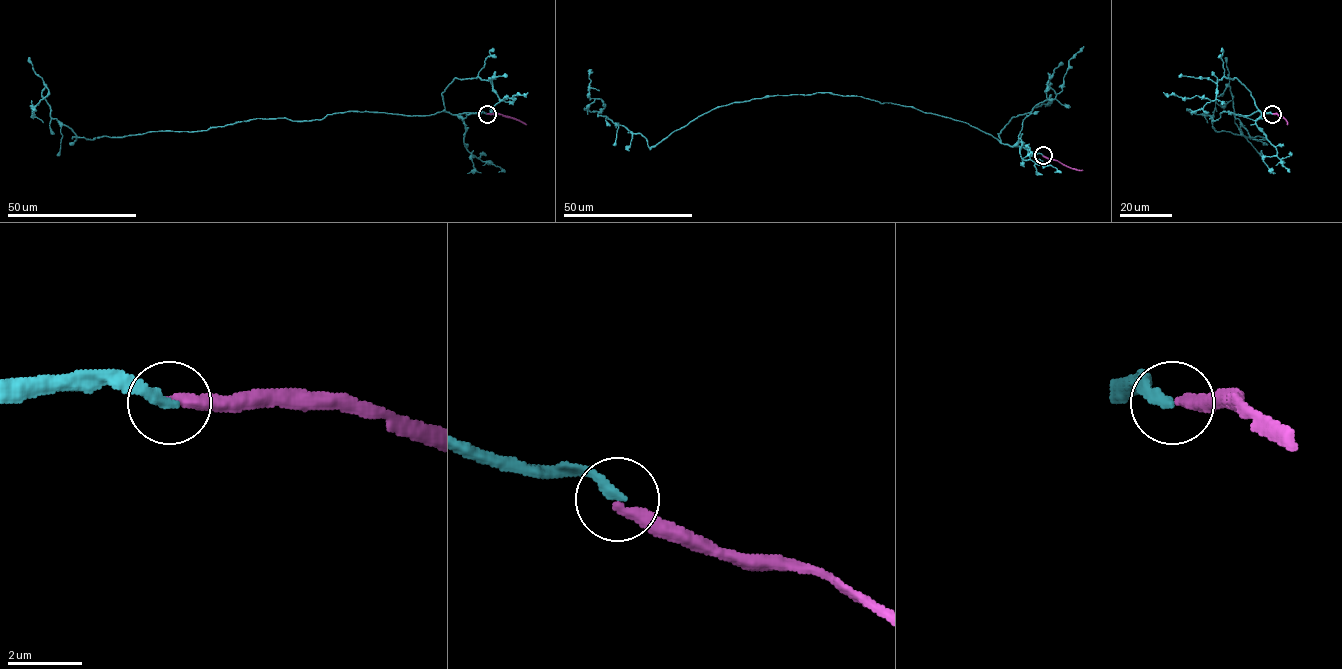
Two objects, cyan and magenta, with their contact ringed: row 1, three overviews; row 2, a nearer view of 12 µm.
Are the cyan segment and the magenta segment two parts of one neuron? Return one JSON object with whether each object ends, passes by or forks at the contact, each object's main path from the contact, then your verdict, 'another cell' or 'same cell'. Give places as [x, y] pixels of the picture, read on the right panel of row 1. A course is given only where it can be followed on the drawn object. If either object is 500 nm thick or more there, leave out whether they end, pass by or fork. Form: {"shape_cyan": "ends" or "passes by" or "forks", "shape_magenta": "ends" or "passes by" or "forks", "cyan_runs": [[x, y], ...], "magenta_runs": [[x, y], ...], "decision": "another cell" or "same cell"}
{"shape_cyan": "ends", "shape_magenta": "ends", "cyan_runs": [[1272, 114], [1209, 118], [1216, 131], [1264, 139], [1253, 139], [1234, 116], [1229, 86], [1212, 115], [1186, 109]], "magenta_runs": [[1272, 114], [1281, 116], [1287, 124]], "decision": "same cell"}

